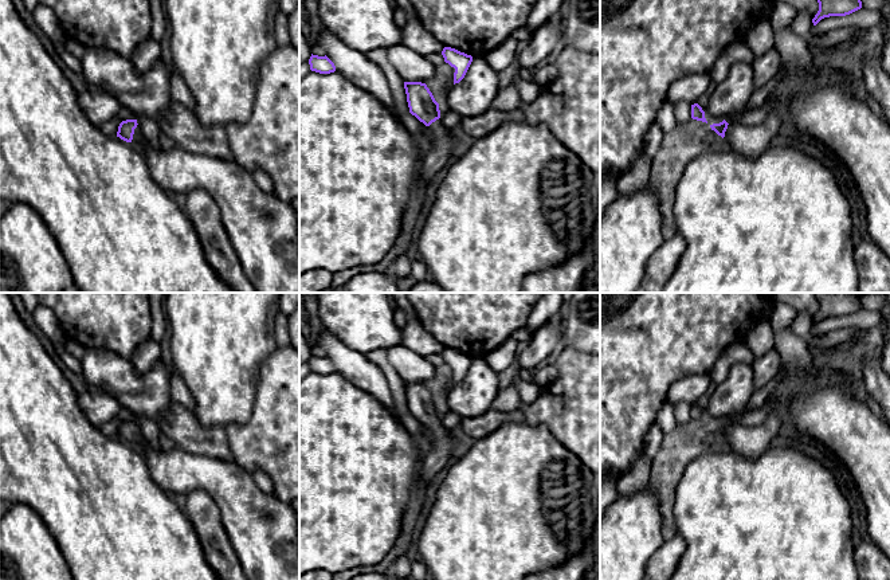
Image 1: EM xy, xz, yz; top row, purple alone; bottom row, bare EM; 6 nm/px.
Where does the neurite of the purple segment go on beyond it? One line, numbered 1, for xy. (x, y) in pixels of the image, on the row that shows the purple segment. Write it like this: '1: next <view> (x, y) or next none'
1: next xy (265, 231)

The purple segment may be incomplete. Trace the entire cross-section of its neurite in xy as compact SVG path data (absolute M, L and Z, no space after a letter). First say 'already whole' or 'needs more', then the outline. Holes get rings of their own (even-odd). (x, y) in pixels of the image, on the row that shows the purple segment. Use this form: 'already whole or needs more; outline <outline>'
needs more; outline M137 119L122 121L117 137L132 142L145 156L152 179L168 195L181 199L201 188L219 205L223 224L240 259L243 271L258 293L299 293L299 222L297 201L283 201L274 192L266 193L251 172L235 161L189 153L180 146L152 150Z

